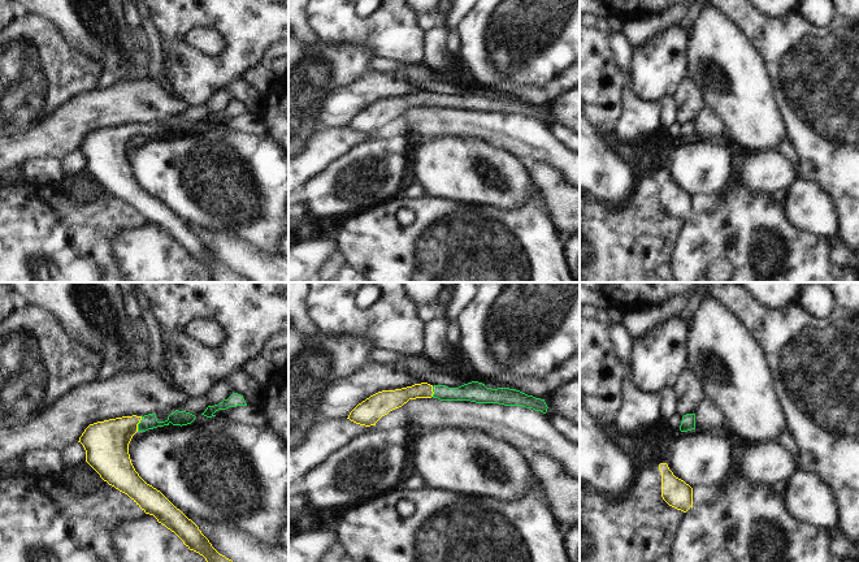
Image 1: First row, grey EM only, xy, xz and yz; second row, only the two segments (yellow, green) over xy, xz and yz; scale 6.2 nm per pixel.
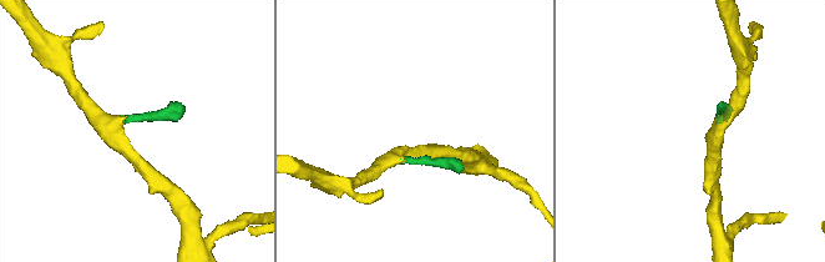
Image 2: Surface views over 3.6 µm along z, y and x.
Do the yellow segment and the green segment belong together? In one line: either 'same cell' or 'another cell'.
same cell

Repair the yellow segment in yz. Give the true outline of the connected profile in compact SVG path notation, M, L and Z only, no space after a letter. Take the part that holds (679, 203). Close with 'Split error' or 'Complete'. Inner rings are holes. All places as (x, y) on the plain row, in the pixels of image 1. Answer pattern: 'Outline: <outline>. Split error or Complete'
Outline: M660 172L661 206L672 216L686 221L693 216L693 196L676 186L667 172Z. Complete.

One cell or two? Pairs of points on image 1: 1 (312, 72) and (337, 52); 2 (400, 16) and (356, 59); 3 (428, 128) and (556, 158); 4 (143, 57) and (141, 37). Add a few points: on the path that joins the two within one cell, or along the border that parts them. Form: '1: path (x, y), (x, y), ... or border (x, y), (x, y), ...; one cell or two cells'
1: path (319, 69), (330, 59); one cell
2: border (339, 42), (363, 42), (376, 56); two cells
3: path (460, 124), (485, 125), (524, 137); one cell
4: path (141, 52), (141, 42); one cell

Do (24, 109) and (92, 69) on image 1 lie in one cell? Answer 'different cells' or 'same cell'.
same cell

